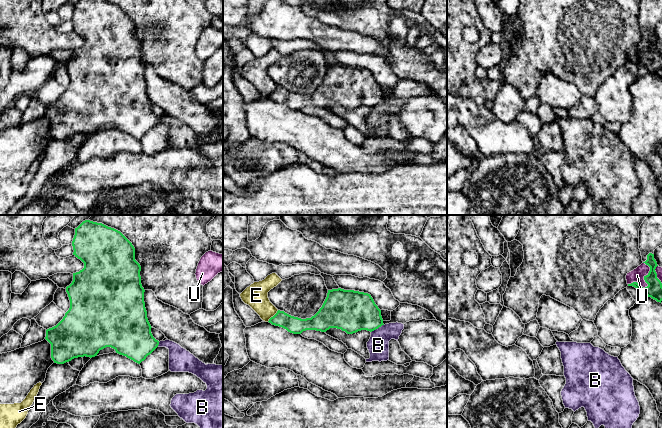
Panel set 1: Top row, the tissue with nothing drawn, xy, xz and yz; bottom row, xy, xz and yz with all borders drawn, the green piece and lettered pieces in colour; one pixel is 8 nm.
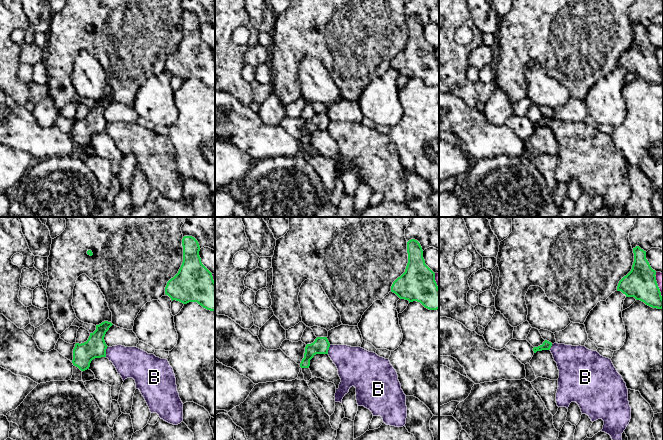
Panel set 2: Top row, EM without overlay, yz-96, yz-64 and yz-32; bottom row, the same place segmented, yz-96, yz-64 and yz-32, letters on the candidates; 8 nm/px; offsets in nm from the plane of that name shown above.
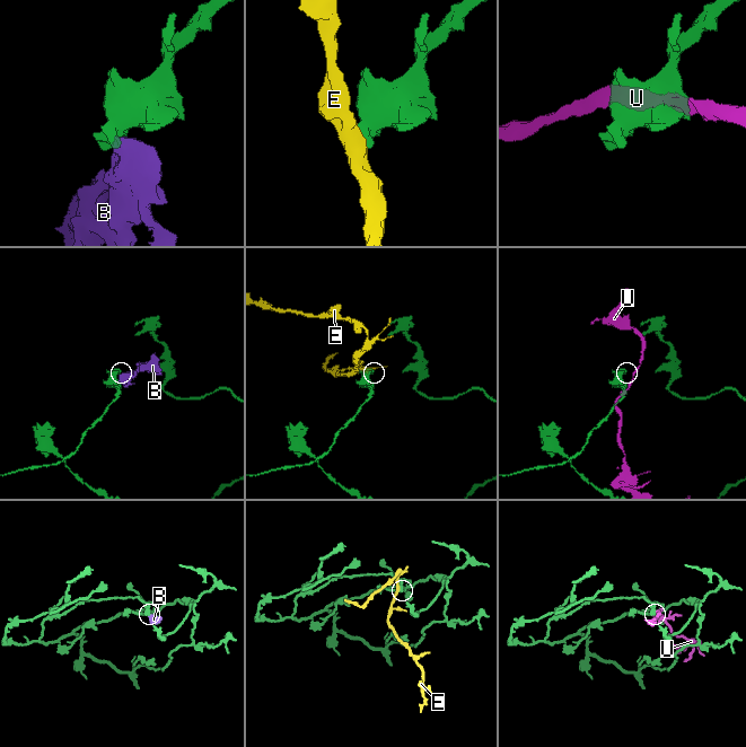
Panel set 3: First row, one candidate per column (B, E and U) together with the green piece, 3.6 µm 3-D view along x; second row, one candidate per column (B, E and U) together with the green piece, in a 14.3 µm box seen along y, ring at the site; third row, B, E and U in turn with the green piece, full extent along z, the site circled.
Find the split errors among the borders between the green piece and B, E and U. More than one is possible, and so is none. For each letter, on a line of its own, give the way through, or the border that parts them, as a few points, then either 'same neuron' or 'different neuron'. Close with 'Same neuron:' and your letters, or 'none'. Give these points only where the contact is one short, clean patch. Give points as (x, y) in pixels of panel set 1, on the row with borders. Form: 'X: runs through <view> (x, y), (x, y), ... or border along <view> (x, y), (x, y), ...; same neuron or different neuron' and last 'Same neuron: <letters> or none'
B: border along xz (383, 324), (371, 332); different neuron
E: border along xz (278, 310), (267, 321); different neuron
U: different neuron
Same neuron: none

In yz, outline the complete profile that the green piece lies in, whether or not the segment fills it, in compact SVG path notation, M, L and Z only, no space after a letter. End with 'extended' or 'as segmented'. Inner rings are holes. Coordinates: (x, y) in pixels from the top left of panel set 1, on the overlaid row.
M649 253L647 255L647 260L643 263L645 263L646 265L648 265L650 267L649 273L646 276L644 276L644 280L648 284L648 286L643 288L637 282L628 284L628 286L635 287L639 292L644 290L646 296L651 297L652 299L661 303L661 301L662 301L662 283L657 278L657 273L655 271L655 269L658 265L657 265L656 260L654 259L654 254Z | as segmented

